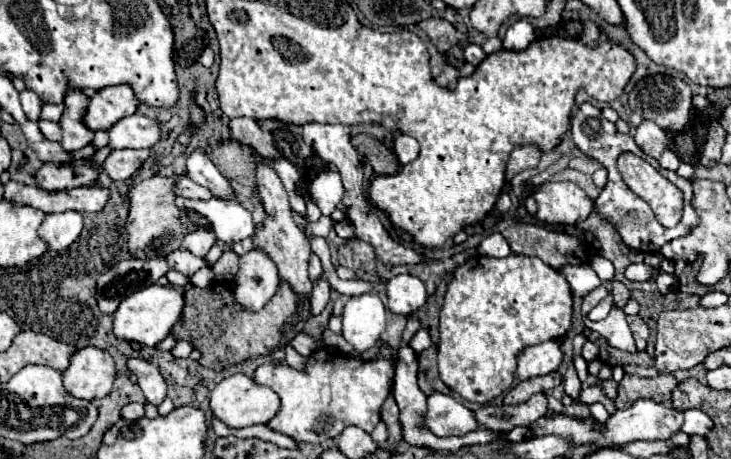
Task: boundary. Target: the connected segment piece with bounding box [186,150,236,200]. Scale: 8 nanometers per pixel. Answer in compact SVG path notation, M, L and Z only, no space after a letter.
M202 150L192 152L192 156L188 158L188 164L186 164L186 174L196 184L208 188L214 196L226 198L226 200L236 200L236 190L230 186L230 180L218 172L218 168L212 164L212 160Z

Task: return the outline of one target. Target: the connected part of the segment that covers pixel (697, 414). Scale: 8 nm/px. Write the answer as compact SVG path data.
M686 410L684 412L684 424L682 424L682 432L686 434L698 434L698 436L706 436L712 430L712 420L708 414L704 414L702 410Z

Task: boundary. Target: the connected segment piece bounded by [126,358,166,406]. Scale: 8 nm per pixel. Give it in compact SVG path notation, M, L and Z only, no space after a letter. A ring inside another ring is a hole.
M128 358L126 364L128 364L128 370L132 374L136 374L138 386L142 388L146 402L152 406L160 406L162 400L166 398L166 382L164 382L162 374L158 372L158 368L140 358Z

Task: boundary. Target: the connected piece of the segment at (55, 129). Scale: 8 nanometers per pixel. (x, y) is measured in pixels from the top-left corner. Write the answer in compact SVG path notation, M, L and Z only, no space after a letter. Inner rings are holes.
M38 120L40 124L40 130L42 134L48 138L48 140L60 140L60 124L58 122L50 122L50 120Z

